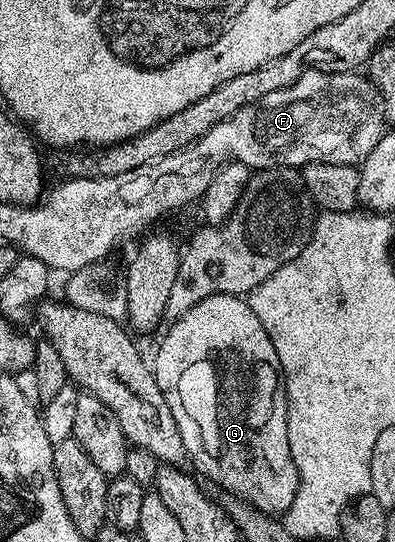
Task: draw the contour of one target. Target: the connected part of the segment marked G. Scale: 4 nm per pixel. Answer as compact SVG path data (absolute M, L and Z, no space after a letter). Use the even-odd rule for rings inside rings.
M210 295L171 324L174 325L163 338L158 357L152 360L152 371L172 410L172 418L176 418L183 449L214 460L231 497L241 498L270 517L281 517L298 493L298 471L288 446L286 386L272 338L260 326L260 318L256 318L249 303L236 296Z

